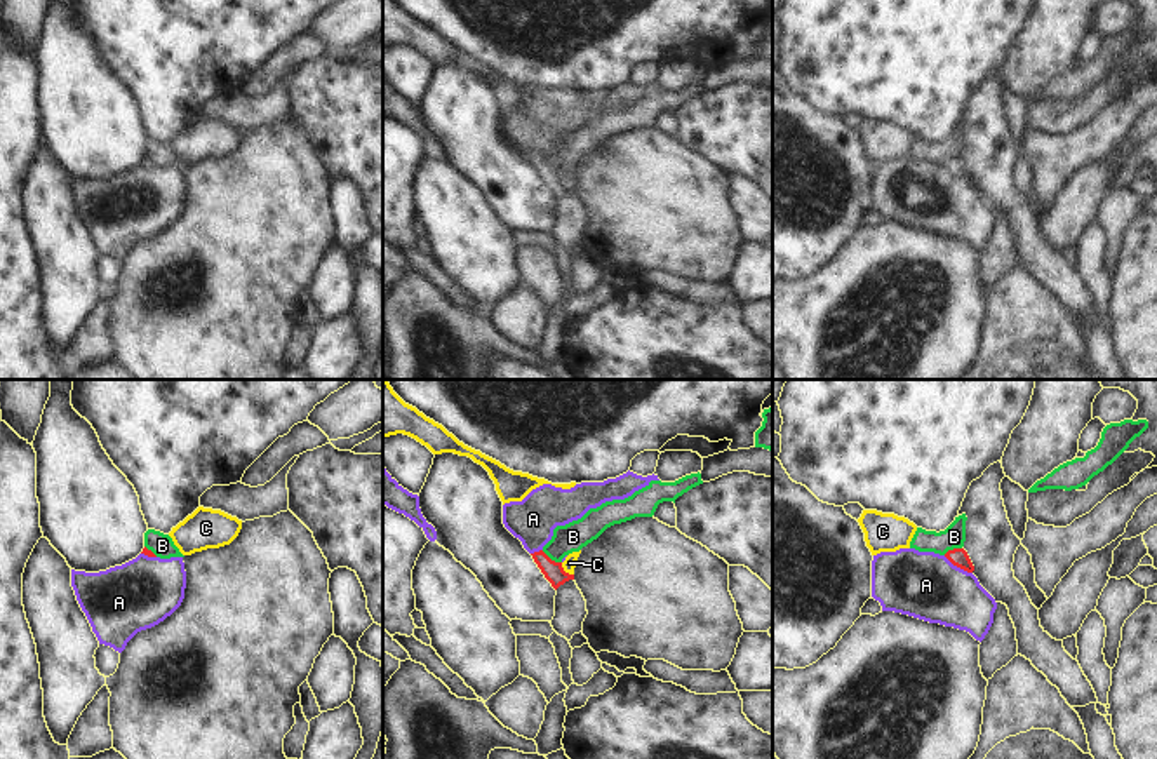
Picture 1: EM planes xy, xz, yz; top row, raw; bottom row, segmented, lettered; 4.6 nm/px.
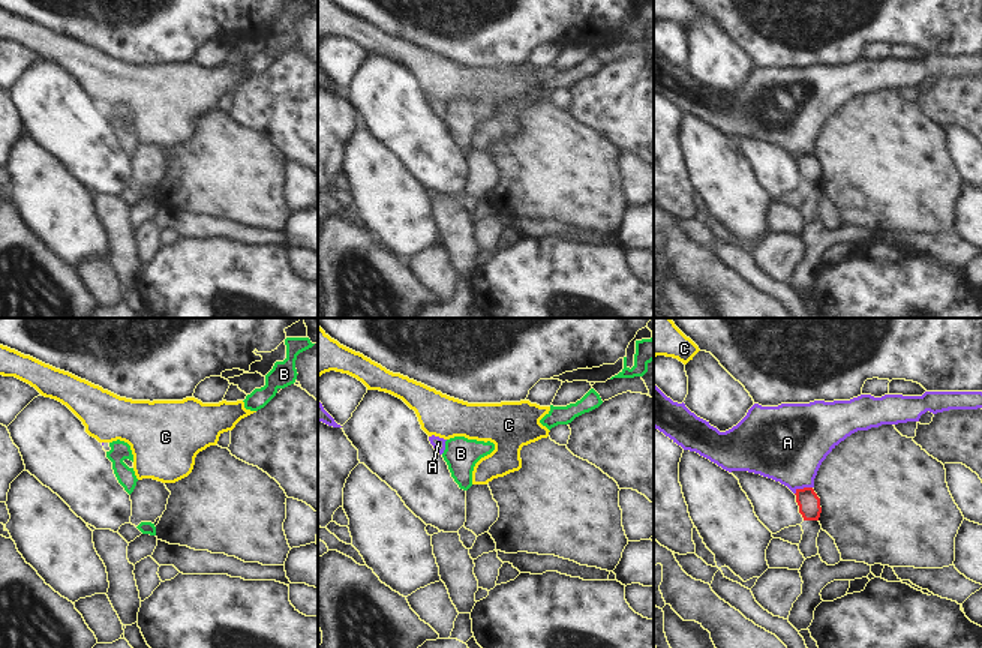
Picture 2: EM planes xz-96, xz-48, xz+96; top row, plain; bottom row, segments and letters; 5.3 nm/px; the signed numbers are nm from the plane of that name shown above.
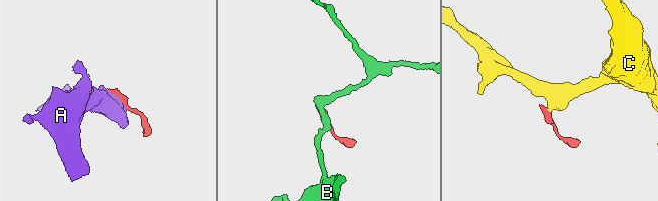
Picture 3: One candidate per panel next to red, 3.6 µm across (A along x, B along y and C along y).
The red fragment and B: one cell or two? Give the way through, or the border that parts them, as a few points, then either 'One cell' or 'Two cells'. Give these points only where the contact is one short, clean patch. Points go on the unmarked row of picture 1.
Boundary: xz (541, 161), (561, 173). Two cells.

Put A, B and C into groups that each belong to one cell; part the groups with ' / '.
A / B / C

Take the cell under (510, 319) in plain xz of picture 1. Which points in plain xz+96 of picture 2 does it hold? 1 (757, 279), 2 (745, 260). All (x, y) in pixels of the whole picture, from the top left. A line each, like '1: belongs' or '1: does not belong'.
1: does not belong
2: does not belong

